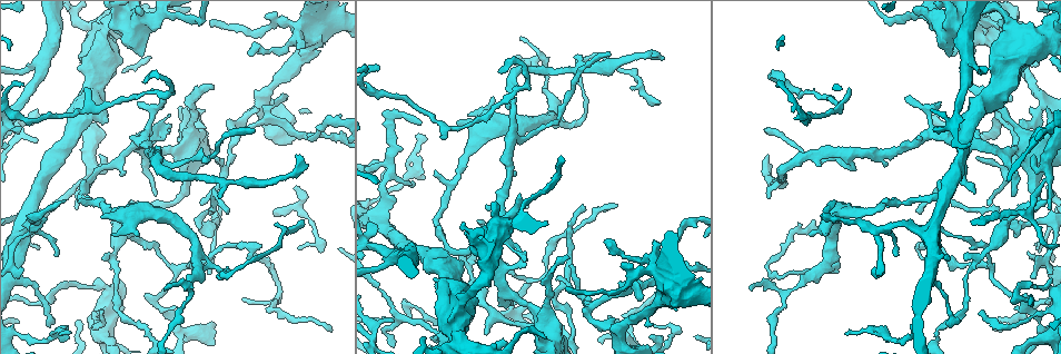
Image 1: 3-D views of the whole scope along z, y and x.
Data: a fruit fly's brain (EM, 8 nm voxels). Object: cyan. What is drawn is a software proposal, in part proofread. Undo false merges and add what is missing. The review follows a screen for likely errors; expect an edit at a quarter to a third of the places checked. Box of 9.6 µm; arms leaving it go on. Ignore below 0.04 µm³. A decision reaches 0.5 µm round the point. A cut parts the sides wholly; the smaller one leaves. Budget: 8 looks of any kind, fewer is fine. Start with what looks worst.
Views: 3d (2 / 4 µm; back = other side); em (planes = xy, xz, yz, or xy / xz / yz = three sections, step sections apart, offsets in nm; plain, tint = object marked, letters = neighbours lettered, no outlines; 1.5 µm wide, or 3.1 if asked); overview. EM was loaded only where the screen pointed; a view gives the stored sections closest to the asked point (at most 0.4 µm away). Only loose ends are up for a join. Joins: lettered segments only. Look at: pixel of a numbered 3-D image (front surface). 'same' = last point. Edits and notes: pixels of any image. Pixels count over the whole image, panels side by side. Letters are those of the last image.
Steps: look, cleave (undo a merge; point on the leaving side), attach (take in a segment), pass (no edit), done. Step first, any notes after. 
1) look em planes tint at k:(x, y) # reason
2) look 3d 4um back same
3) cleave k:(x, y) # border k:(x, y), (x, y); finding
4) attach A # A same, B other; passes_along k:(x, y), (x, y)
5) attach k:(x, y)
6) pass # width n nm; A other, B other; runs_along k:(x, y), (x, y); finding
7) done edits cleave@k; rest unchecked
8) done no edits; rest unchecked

look 3d 2um at 1:(784, 83) # free end

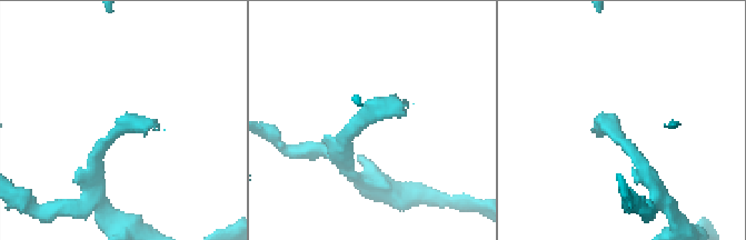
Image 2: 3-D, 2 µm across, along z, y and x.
look em planes plain at 2:(154, 119)

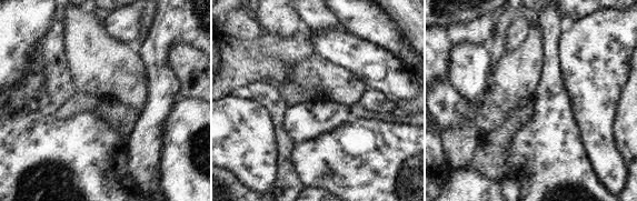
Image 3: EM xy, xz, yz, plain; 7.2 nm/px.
look em planes letters same # see the neighbours

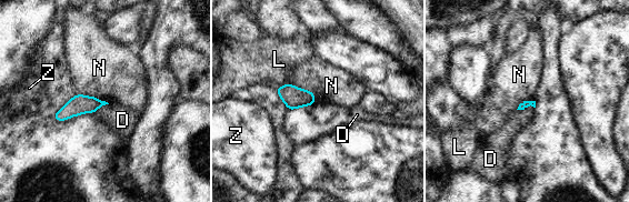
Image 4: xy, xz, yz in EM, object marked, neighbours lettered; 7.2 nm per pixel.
attach D # D same, L other, N other, Z other; passes_along 4:(522, 105), (525, 108), (518, 119); it goes on there

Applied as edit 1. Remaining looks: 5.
look em planes letters at 1:(1043, 204) # an open end

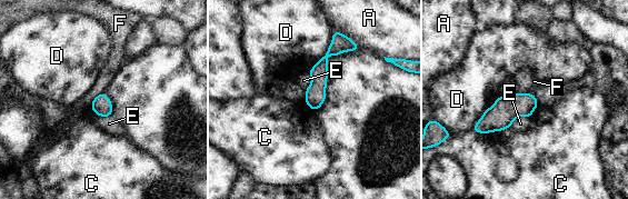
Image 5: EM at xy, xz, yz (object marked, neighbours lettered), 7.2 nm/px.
pass # A other, C other, D other, E other, F other; runs_along 5:(341, 38), (324, 58), (312, 106); no lettered segment goes on from it

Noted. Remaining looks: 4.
look em planes plain at 1:(53, 320)

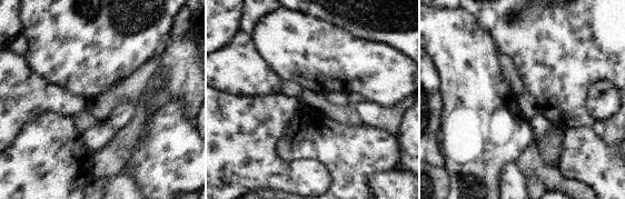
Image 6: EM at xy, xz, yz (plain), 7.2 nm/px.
look em planes letters same # what lies round it

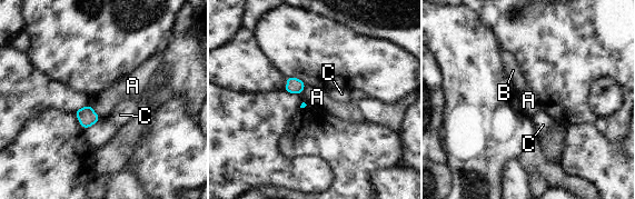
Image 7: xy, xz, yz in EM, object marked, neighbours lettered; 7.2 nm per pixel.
pass # width 80 nm; A other, B other, C other; border 7:(89, 105), (99, 118); no lettered segment goes on from it

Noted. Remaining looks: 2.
look 3d 4um at 1:(302, 220) # long arm stops here

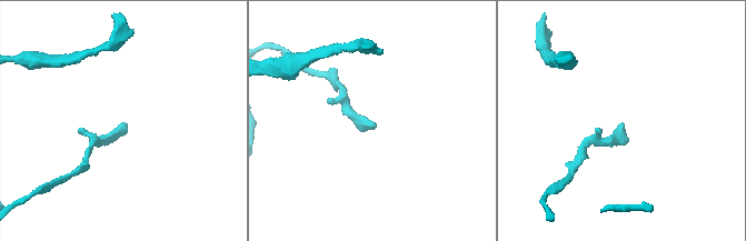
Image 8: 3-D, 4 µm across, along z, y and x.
look em planes letters at 8:(370, 122)

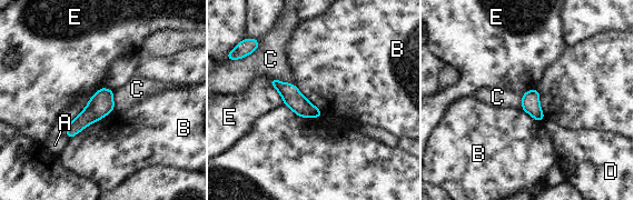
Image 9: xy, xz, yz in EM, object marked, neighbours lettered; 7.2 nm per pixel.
pass # A other, B other, C other, D other, E other; runs_along 9:(274, 82), (303, 108), (317, 114); no lettered segment goes on from it

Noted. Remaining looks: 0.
done edits attach@4; rest unchecked

